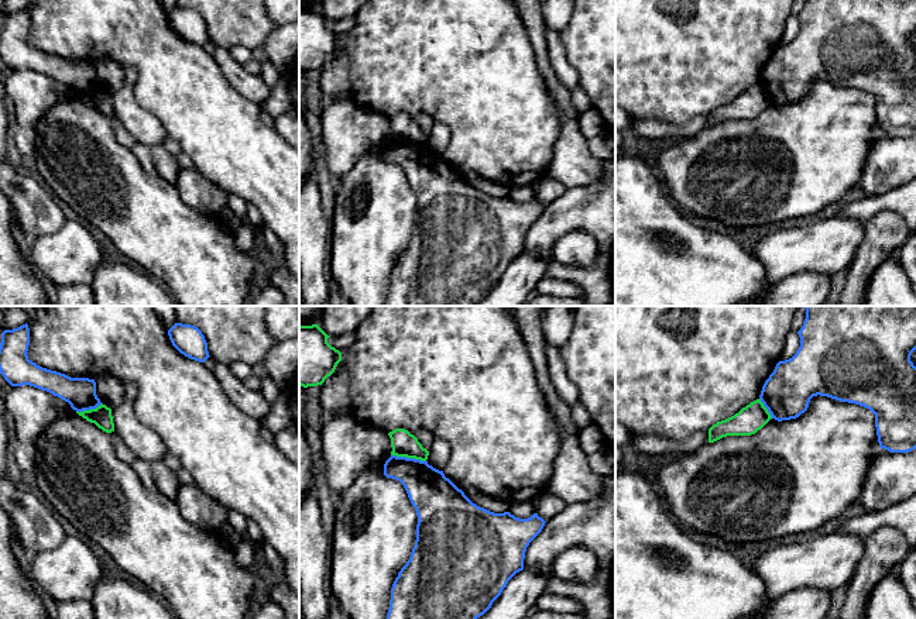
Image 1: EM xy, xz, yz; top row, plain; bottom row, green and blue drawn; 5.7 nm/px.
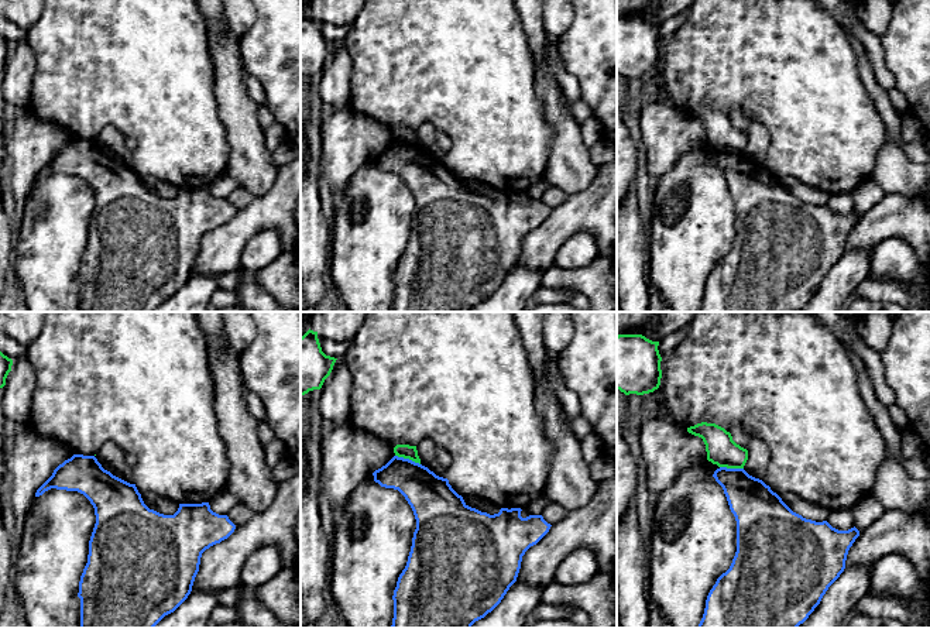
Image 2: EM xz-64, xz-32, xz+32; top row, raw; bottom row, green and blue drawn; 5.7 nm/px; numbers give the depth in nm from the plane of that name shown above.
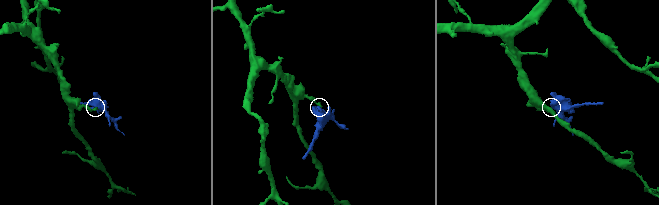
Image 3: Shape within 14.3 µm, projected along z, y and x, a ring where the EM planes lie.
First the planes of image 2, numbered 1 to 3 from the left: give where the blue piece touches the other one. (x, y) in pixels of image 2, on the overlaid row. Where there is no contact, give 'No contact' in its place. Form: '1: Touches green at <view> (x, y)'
1: No contact
2: Touches green at xz-32 (408, 457)
3: Touches green at xz+32 (731, 467)

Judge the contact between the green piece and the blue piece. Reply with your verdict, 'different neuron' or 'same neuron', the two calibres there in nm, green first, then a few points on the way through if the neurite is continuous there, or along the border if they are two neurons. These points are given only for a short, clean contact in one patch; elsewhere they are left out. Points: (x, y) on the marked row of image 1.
different neuron; 140 nm thick on the green side, 240 nm on the other; border along xz (391, 454), (425, 461)

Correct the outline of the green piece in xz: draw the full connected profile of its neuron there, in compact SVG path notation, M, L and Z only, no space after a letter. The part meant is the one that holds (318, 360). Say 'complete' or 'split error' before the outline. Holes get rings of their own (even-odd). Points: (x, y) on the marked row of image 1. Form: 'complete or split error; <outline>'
complete; M318 324L299 326L299 385L318 386L330 376L342 361L342 353L327 343Z

